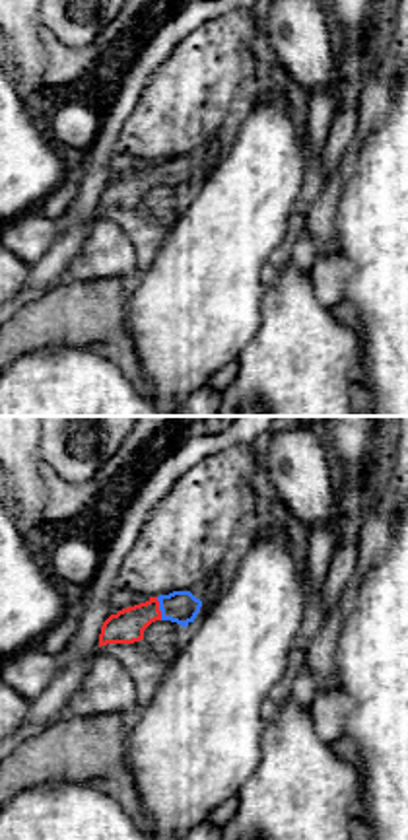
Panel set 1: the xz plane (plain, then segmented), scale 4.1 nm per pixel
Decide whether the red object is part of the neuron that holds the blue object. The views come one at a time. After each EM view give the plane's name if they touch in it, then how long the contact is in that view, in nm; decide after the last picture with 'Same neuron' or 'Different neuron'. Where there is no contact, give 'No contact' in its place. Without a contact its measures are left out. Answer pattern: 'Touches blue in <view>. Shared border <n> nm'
Touches blue in xz. Shared border 100 nm

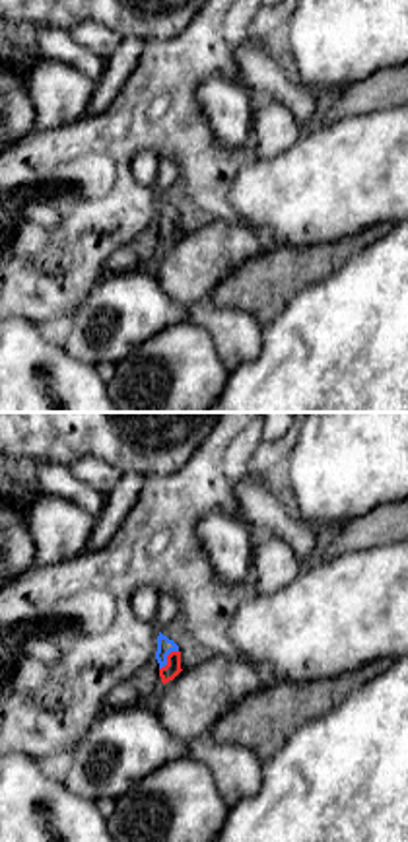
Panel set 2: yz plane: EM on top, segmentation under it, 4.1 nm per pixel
Touches blue in yz. Shared border 120 nm

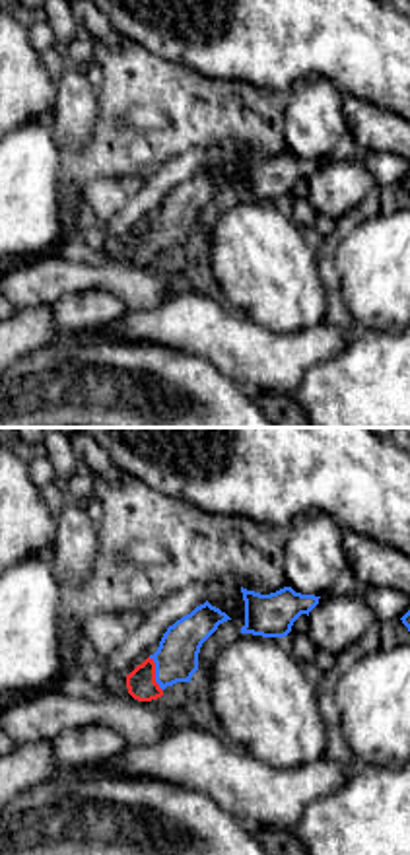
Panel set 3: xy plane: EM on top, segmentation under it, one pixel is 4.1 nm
Touches blue in xy. Shared border 160 nm

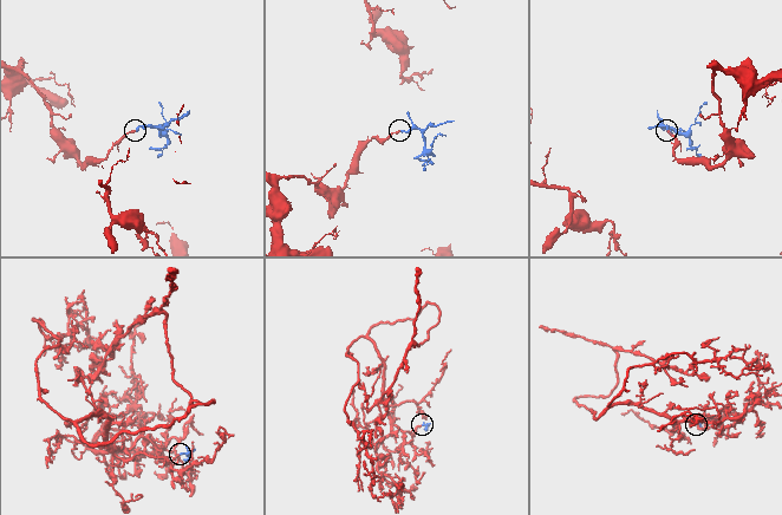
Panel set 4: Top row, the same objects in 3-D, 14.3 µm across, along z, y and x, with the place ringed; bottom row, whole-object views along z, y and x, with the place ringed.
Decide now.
Same neuron

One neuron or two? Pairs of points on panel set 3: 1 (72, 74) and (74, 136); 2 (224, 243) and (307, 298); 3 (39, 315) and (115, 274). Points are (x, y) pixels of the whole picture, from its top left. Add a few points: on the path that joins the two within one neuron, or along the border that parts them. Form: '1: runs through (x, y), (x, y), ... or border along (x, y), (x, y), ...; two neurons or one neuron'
1: runs through (74, 90), (74, 121); one neuron
2: runs through (245, 257), (251, 257), (286, 292); one neuron
3: border along (51, 304), (20, 307); two neurons

